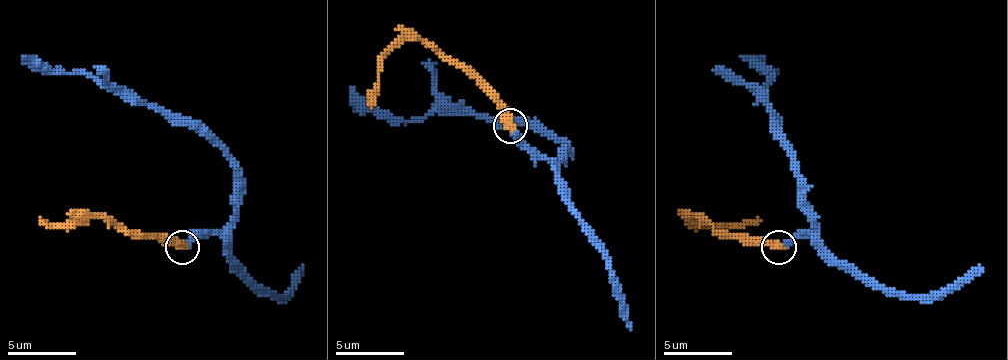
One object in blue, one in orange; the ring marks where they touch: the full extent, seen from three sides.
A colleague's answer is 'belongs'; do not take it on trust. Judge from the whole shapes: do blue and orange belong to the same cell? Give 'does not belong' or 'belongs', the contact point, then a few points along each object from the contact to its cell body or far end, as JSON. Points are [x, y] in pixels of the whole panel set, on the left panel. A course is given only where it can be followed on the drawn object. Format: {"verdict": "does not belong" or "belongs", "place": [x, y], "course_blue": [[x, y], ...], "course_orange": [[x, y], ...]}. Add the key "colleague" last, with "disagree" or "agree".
{"verdict": "belongs", "place": [182, 247], "course_blue": [[183, 244], [210, 234], [234, 214], [231, 159], [190, 125], [173, 125], [84, 73], [43, 73], [23, 56]], "course_orange": [[183, 248], [180, 244], [135, 237], [108, 217], [53, 224], [43, 220]], "colleague": "agree"}

